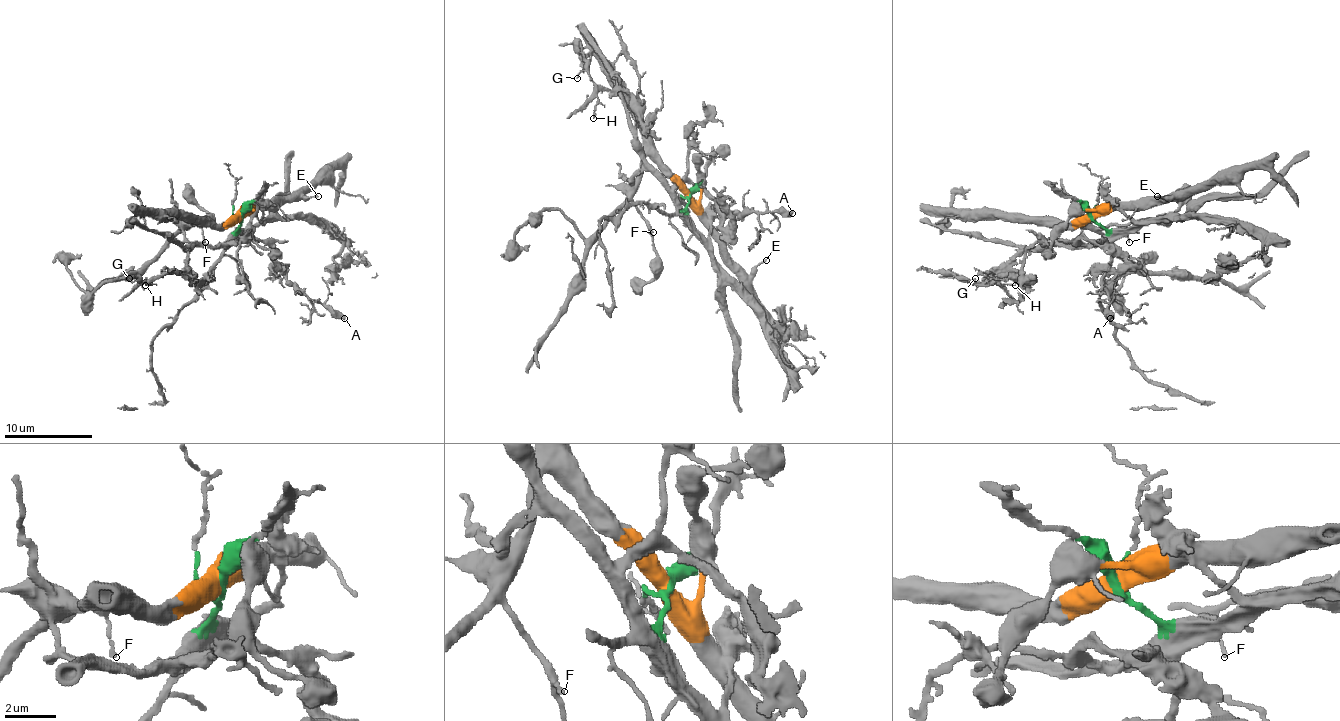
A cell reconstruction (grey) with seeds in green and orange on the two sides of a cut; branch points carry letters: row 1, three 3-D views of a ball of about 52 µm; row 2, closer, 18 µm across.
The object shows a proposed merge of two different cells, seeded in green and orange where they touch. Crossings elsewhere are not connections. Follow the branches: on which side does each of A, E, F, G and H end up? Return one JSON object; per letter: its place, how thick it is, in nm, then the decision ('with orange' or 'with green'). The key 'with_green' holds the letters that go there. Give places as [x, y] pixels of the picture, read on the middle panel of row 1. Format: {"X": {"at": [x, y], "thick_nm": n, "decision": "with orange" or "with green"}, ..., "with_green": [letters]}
{"A": {"at": [792, 213], "thick_nm": 480, "decision": "with green"}, "E": {"at": [766, 260], "thick_nm": 130, "decision": "with orange"}, "F": {"at": [653, 232], "thick_nm": 130, "decision": "with orange"}, "G": {"at": [577, 78], "thick_nm": 110, "decision": "with green"}, "H": {"at": [593, 118], "thick_nm": 130, "decision": "with green"}, "with_green": ["A", "G", "H"]}

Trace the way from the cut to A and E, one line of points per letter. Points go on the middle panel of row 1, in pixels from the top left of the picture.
A: (689, 194), (682, 209), (673, 191), (695, 183), (711, 198), (722, 227), (751, 211), (793, 213)
E: (689, 194), (698, 218), (748, 275), (766, 260)

